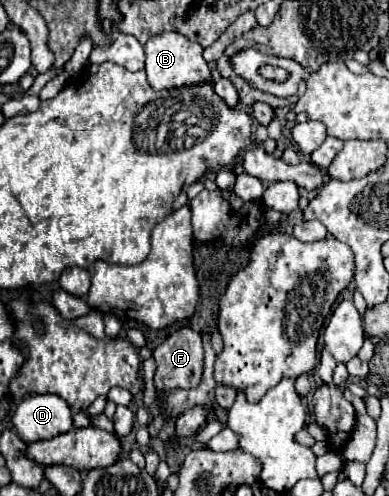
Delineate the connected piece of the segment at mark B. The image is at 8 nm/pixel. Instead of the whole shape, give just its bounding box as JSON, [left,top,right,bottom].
[145,31,211,89]

